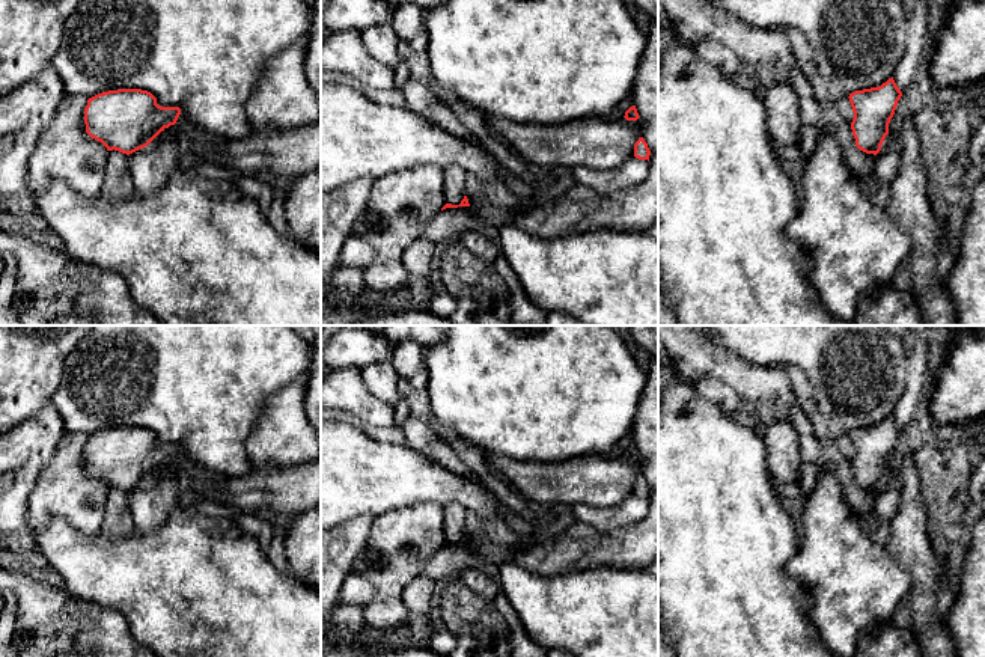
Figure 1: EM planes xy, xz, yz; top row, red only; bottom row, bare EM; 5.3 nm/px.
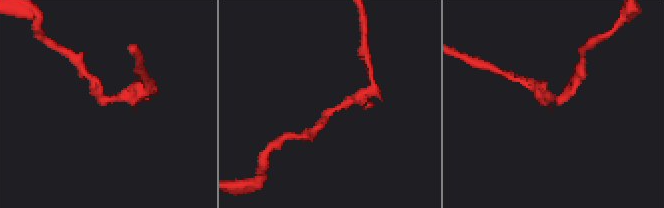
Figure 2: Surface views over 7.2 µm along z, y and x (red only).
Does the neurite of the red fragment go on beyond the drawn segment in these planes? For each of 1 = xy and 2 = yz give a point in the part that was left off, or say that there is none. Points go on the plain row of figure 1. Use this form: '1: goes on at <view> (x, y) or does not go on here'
1: does not go on here
2: does not go on here

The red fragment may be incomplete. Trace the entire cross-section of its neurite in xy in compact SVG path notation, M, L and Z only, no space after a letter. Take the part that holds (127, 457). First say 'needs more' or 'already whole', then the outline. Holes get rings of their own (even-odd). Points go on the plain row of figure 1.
already whole | M117 426L87 437L86 470L107 488L133 491L148 484L161 469L175 463L179 445L161 445L142 426Z

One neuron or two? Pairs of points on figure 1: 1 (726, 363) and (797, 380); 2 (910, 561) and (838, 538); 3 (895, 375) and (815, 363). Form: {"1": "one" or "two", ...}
{"1": "two", "2": "two", "3": "one"}

